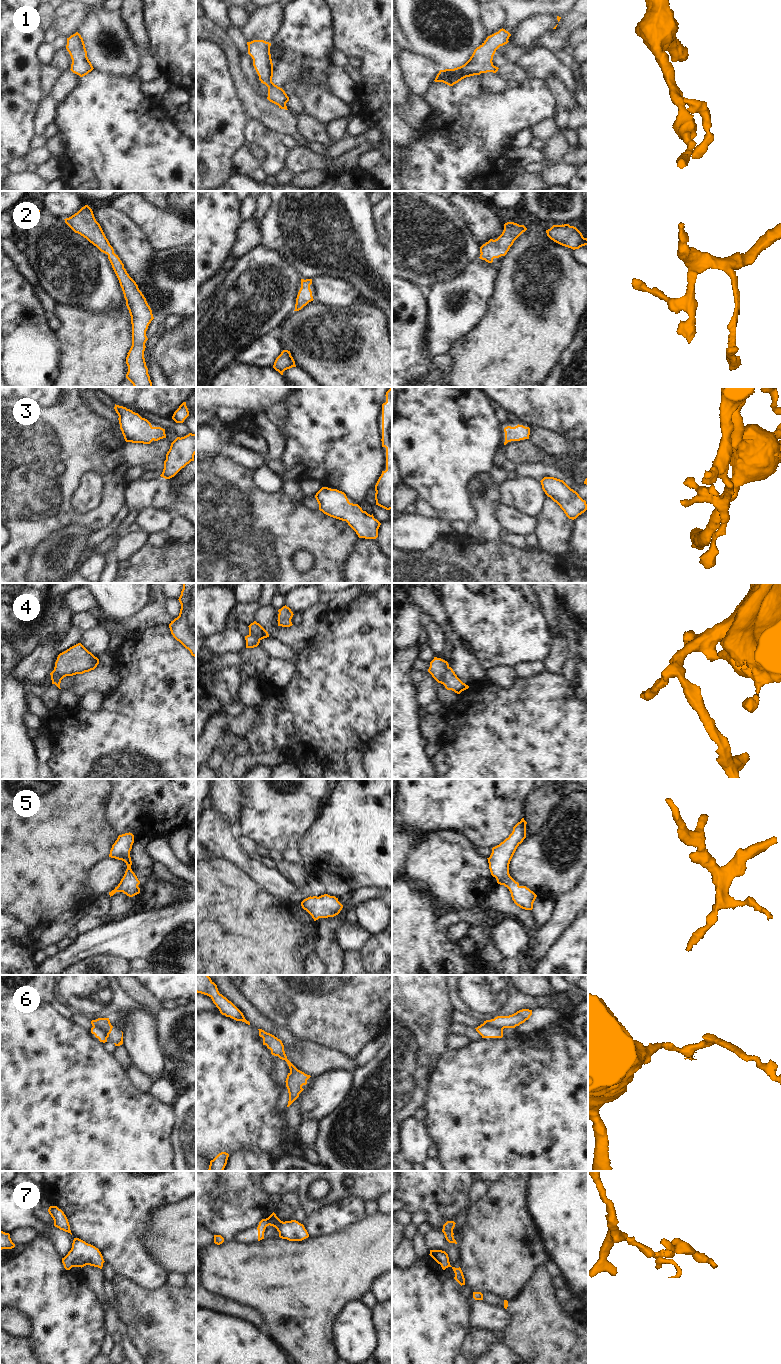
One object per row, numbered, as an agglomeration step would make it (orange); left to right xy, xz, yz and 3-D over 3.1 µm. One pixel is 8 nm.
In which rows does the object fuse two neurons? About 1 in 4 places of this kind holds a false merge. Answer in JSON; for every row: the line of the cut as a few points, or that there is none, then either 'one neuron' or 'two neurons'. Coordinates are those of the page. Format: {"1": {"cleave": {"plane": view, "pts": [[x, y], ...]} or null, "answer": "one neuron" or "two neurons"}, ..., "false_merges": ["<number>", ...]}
{"1": {"cleave": null, "answer": "one neuron"}, "2": {"cleave": null, "answer": "one neuron"}, "3": {"cleave": null, "answer": "one neuron"}, "4": {"cleave": {"plane": "yz", "pts": [[449, 667], [440, 682]]}, "answer": "two neurons"}, "5": {"cleave": null, "answer": "one neuron"}, "6": {"cleave": {"plane": "yz", "pts": [[483, 1023], [502, 1029]]}, "answer": "two neurons"}, "7": {"cleave": null, "answer": "one neuron"}, "false_merges": ["4", "6"]}

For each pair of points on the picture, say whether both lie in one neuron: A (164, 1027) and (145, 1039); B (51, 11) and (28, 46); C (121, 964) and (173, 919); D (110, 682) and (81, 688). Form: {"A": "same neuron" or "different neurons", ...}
{"A": "different neurons", "B": "different neurons", "C": "different neurons", "D": "same neuron"}

